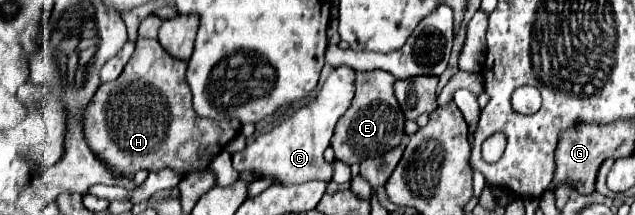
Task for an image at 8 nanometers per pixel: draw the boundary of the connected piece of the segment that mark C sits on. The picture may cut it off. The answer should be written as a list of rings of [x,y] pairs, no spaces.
[[[342,65],[330,73],[318,97],[296,111],[290,119],[274,127],[270,133],[256,137],[246,149],[232,155],[232,165],[236,171],[250,171],[262,179],[272,179],[274,185],[306,183],[312,179],[330,181],[332,167],[324,161],[324,151],[330,145],[336,121],[348,109],[354,97],[354,69]]]

